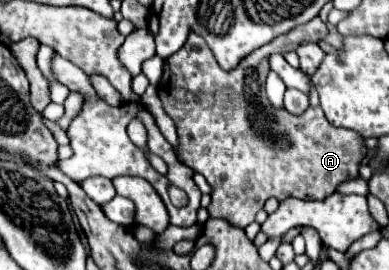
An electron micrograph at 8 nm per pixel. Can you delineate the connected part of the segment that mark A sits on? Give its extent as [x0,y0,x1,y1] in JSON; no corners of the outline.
[158,17,366,227]

